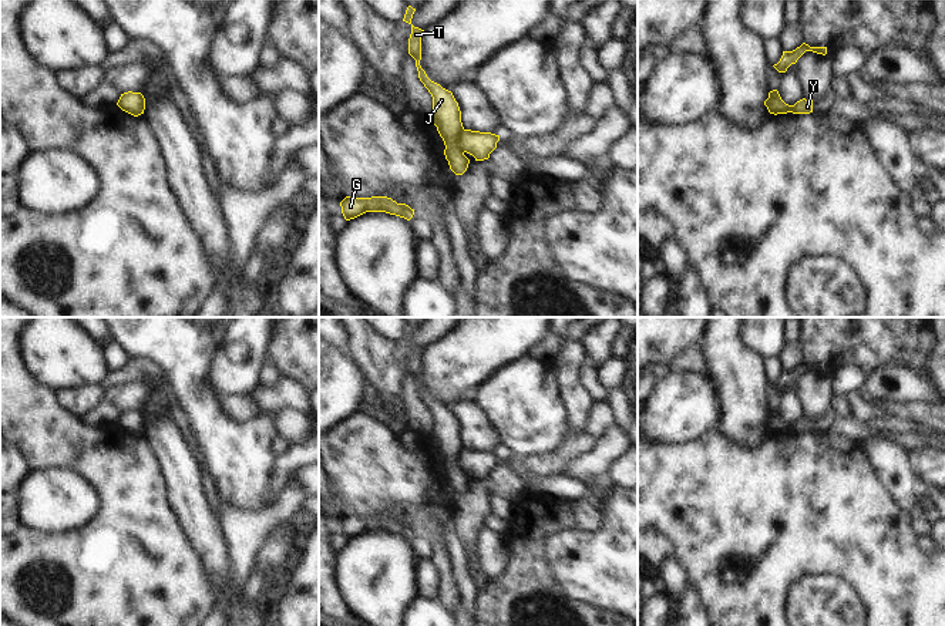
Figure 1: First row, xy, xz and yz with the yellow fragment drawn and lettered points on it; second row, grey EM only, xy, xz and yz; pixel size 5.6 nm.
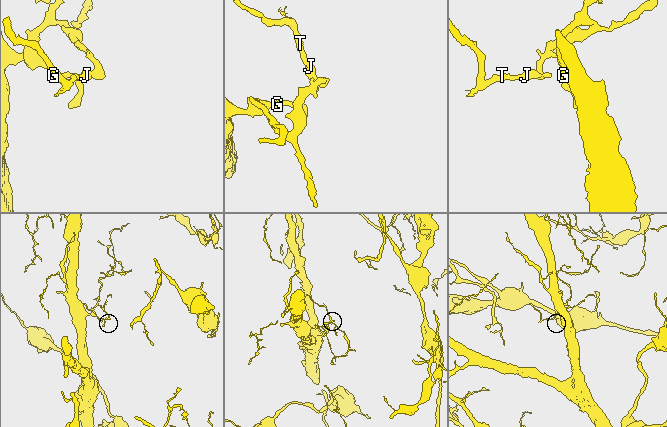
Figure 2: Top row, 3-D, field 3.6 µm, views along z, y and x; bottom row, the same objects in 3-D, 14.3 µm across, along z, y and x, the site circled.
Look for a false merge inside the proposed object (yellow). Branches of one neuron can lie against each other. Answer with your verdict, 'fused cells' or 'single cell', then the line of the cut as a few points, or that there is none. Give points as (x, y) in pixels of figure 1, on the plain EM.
fused cells; cut xz (463, 446), (457, 460), (463, 471)

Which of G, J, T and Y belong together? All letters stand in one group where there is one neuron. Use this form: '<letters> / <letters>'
G / J T Y

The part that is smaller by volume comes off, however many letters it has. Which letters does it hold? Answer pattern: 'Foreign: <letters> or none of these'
Foreign: J, T, Y

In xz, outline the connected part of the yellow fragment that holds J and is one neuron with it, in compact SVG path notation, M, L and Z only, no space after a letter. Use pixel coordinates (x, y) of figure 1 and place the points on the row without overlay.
M408 324L403 337L403 340L411 344L411 353L408 357L408 373L416 378L420 400L433 415L433 430L430 438L437 445L437 450L444 460L444 474L448 479L450 488L455 494L463 494L468 487L470 478L464 474L457 462L458 454L464 447L461 441L461 430L453 411L431 400L420 384L421 356L424 349L411 343L414 330L416 327Z

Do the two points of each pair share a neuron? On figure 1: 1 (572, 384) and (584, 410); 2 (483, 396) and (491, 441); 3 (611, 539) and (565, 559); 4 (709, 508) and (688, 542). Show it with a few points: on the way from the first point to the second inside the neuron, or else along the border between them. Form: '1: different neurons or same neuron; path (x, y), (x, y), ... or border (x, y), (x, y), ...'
1: same neuron; path (572, 390), (581, 404)
2: different neurons; border (471, 397), (488, 414), (504, 440)
3: same neuron; path (599, 551), (591, 559), (577, 559)
4: same neuron; path (709, 517), (709, 521), (696, 534)

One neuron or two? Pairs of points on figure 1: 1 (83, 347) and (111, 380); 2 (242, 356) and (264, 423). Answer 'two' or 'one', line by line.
1: two
2: two

